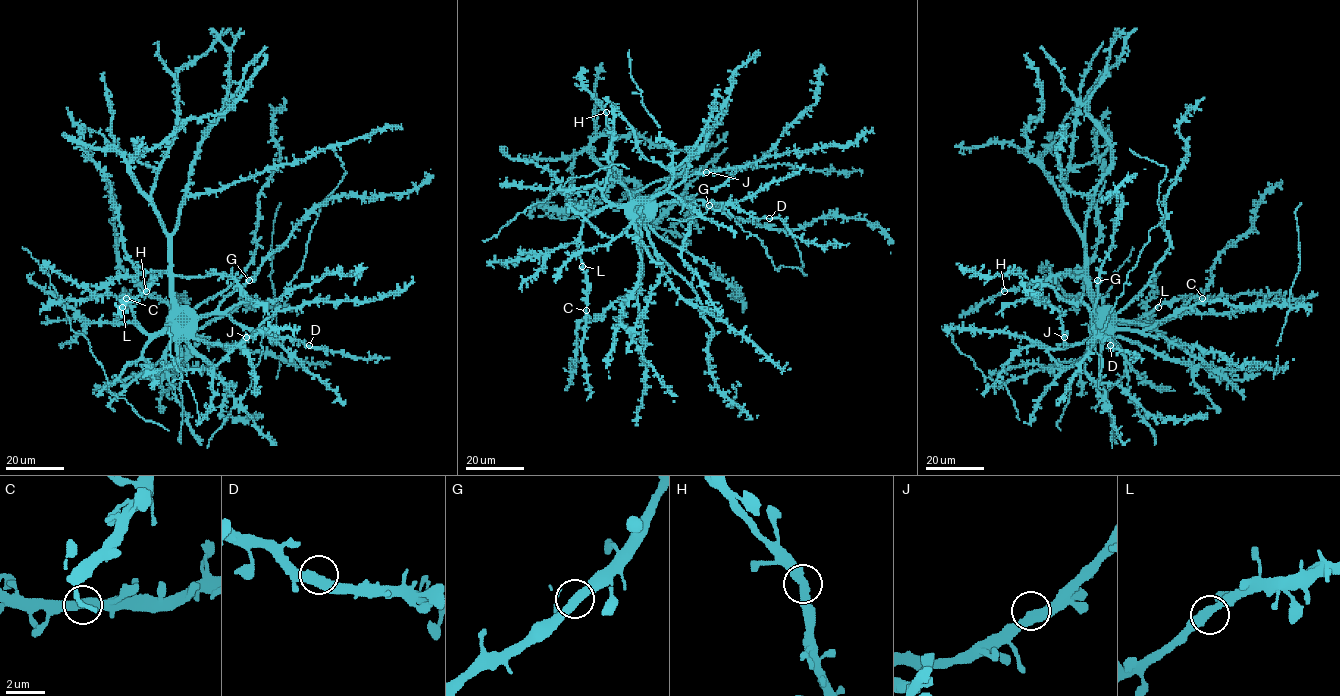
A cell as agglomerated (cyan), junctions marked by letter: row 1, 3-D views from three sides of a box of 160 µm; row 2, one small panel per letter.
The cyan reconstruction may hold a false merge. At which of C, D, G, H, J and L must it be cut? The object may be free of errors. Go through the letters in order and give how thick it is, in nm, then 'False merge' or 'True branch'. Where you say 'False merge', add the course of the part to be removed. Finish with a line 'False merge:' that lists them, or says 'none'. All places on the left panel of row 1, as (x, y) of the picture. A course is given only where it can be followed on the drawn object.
C: Thickness 420 nm. True branch
D: Thickness 420 nm. True branch
G: Thickness 400 nm. True branch
H: Thickness 420 nm. True branch
J: Thickness 420 nm. True branch
L: Thickness 420 nm. True branch
False merge: none

